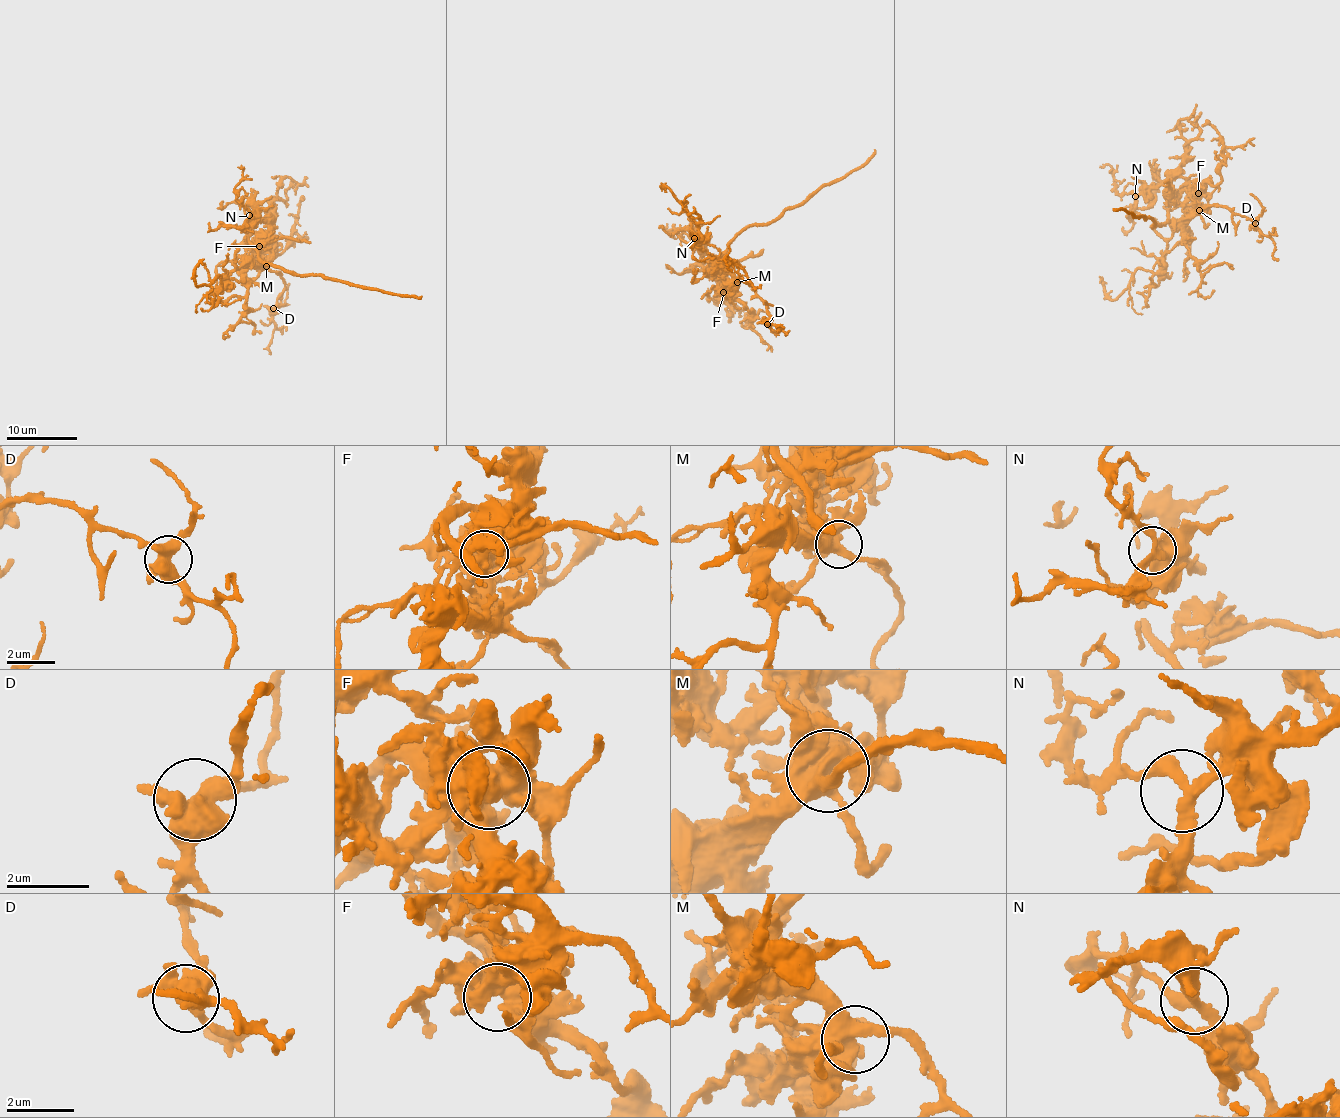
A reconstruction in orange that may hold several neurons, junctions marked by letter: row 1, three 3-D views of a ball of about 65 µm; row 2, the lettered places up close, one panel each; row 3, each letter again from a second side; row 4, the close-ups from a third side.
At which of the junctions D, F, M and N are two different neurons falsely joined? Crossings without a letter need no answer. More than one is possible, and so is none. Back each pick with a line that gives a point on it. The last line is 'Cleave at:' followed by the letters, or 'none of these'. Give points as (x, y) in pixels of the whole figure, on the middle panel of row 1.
Cleave at: none of these

